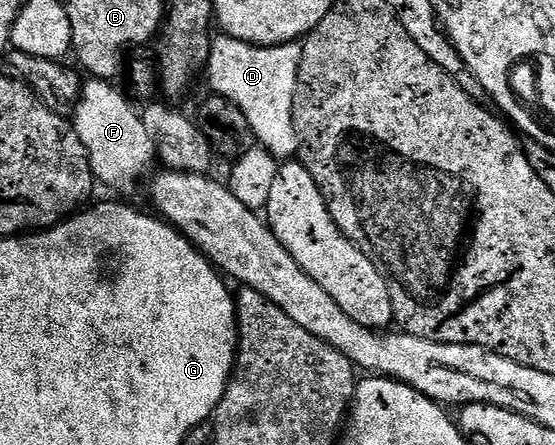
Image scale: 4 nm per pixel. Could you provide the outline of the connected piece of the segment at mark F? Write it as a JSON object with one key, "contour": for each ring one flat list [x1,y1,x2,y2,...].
{"contour":[[90,78,82,86,80,102,72,112,71,122,79,141,83,141,83,149,89,154,94,180,113,191,133,191,137,182,154,170,157,150,151,141,151,133,147,133,147,125,143,125,141,111,132,107,134,104,122,88,121,92,113,86,117,85]]}

